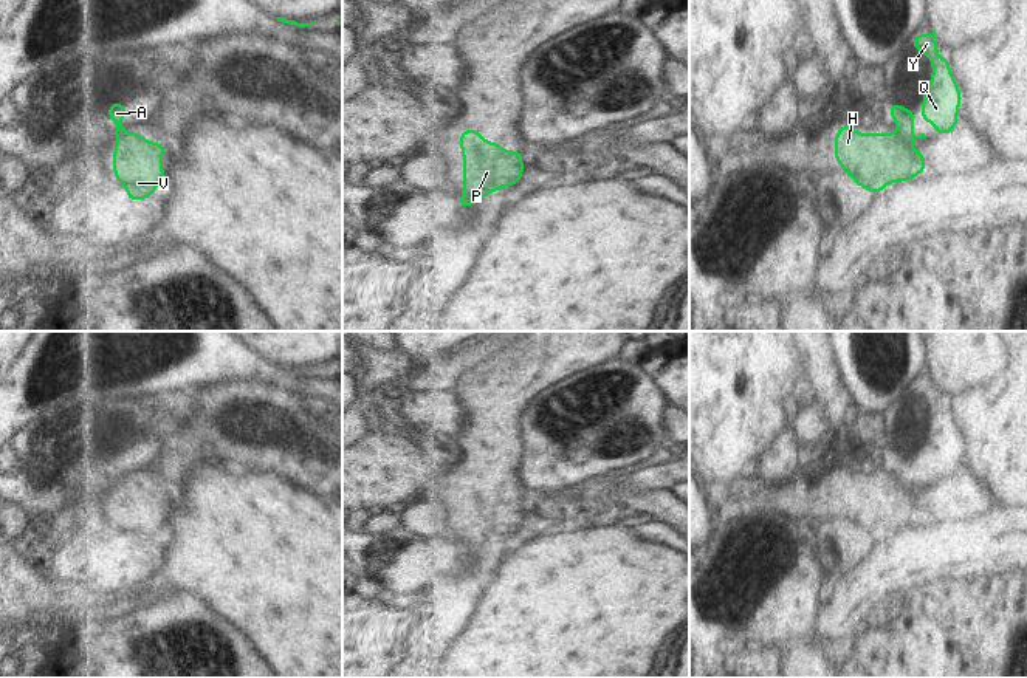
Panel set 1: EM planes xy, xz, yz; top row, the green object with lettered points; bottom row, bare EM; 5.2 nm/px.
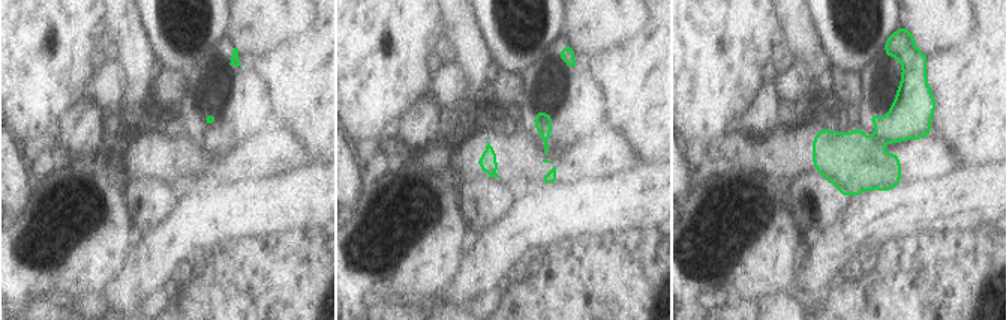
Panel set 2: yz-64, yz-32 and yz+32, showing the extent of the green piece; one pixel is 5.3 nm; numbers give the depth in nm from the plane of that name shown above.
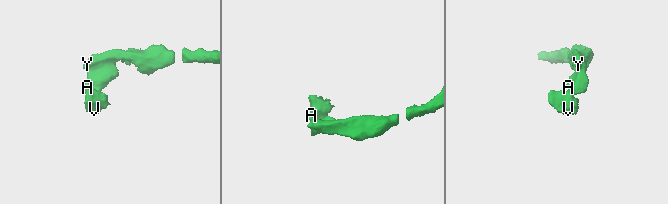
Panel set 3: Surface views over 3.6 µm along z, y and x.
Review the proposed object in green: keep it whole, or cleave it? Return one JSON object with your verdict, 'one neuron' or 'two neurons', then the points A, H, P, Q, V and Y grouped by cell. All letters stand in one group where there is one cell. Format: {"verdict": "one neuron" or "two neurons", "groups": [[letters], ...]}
{"verdict": "two neurons", "groups": [["A", "Q", "Y"], ["H", "P", "V"]]}

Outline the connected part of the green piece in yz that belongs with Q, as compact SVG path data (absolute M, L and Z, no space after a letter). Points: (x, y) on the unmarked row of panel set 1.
M936 376L931 381L912 384L912 396L920 396L933 409L933 427L923 441L923 469L936 472L936 481L950 481L957 474L957 457L962 449L960 437L950 418L950 404L937 401Z

